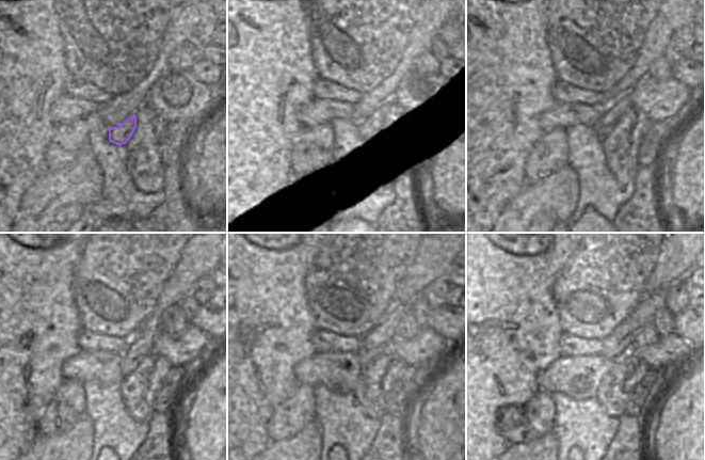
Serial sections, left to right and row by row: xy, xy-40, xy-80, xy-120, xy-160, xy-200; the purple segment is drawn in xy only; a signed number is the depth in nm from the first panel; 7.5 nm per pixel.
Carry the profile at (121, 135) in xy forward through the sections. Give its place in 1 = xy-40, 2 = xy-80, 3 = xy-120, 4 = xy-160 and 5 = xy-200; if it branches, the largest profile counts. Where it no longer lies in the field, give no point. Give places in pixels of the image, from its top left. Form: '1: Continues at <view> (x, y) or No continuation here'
1: Continues at xy-40 (365, 126)
2: Continues at xy-80 (607, 122)
3: Continues at xy-120 (140, 344)
4: Continues at xy-160 (377, 343)
5: Continues at xy-200 (619, 343)

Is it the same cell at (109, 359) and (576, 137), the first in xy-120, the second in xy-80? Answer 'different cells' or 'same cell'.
different cells

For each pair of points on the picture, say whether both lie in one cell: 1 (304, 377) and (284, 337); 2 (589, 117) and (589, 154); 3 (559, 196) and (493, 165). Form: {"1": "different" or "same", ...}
{"1": "different", "2": "different", "3": "different"}

